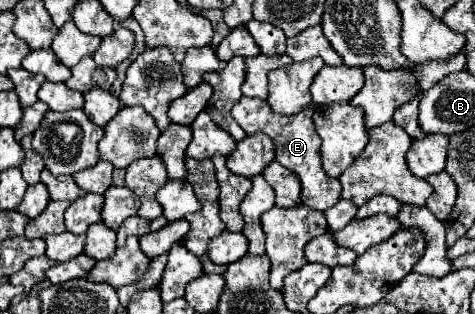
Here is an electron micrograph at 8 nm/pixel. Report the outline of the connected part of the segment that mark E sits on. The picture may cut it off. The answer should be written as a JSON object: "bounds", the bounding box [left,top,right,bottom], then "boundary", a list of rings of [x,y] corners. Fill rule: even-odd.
{"bounds":[233,98,341,210],"boundary":[[[241,98],[237,102],[237,106],[233,106],[233,118],[237,120],[237,124],[247,132],[247,134],[257,134],[263,132],[267,134],[277,148],[277,162],[281,162],[285,168],[289,168],[291,172],[295,172],[301,180],[301,200],[305,206],[313,208],[313,210],[323,210],[323,208],[331,208],[333,204],[337,204],[337,200],[341,198],[341,182],[337,178],[329,178],[325,176],[325,170],[321,166],[321,156],[319,156],[319,134],[315,130],[313,124],[313,106],[303,108],[301,112],[293,114],[293,116],[285,116],[285,114],[277,114],[269,108],[267,100],[259,100],[259,98]]]}

